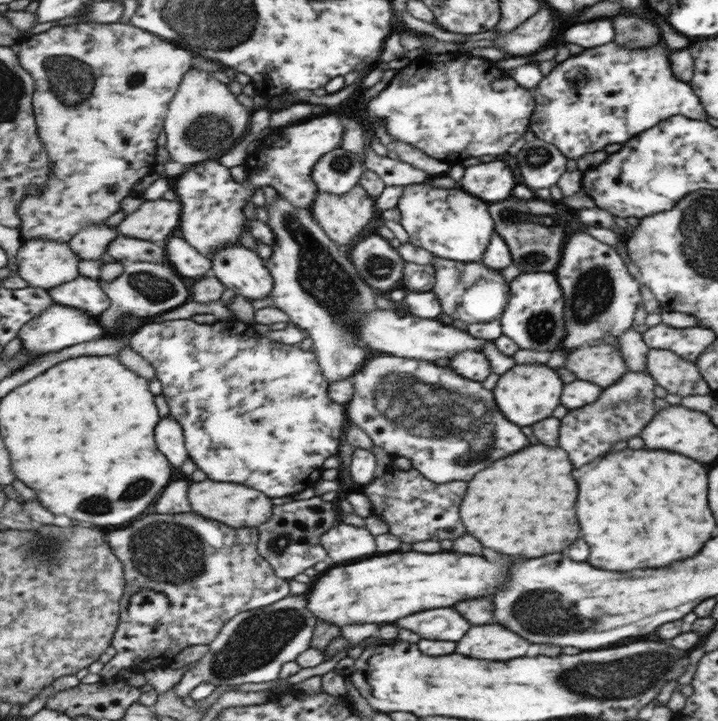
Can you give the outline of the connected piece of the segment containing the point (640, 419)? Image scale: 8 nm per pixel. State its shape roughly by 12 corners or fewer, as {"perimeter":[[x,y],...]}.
{"perimeter":[[629,372],[561,418],[561,450],[583,466],[659,410]]}

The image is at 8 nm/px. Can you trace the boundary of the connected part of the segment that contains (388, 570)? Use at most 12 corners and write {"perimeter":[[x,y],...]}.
{"perimeter":[[395,552],[326,569],[305,598],[337,628],[491,594],[507,562]]}

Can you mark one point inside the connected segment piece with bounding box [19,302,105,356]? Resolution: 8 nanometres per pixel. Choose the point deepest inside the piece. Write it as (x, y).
(58, 327)

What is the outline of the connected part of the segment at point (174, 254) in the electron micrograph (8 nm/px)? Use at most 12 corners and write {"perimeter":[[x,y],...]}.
{"perimeter":[[183,237],[165,242],[178,272],[199,279],[211,273],[212,259]]}

